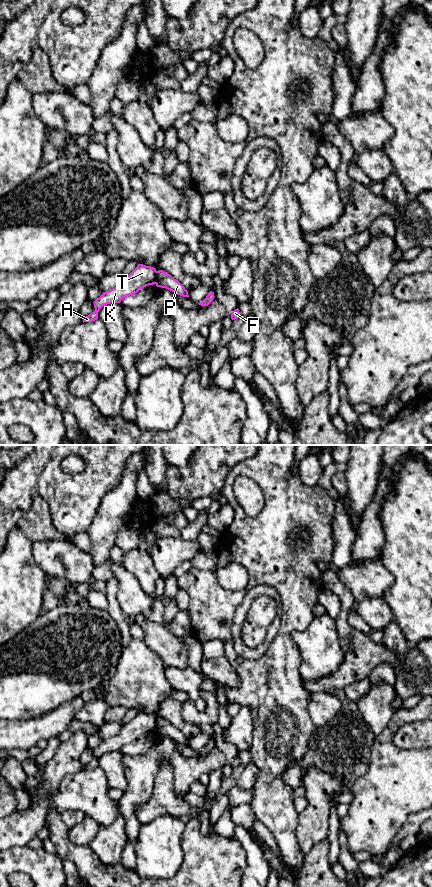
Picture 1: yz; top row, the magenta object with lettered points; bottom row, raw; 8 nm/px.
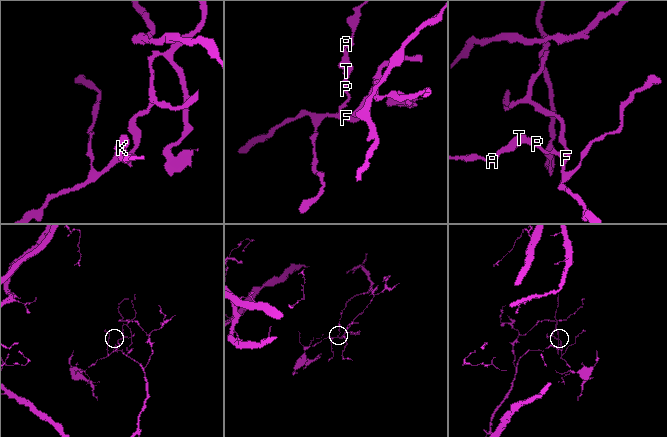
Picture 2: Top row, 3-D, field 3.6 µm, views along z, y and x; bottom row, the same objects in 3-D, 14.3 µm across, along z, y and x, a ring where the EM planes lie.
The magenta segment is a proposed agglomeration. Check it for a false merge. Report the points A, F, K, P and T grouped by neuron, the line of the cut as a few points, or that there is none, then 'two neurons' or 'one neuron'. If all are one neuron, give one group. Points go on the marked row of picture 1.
groups A K T / F P; cut yz (157, 271), (155, 283); two neurons

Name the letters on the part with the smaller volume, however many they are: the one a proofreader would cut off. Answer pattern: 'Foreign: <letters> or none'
Foreign: F, P

